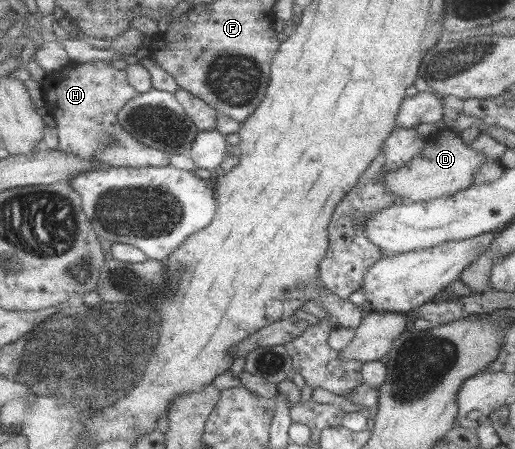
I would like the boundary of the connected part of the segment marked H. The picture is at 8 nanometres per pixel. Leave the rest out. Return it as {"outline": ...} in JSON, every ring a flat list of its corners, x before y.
{"outline":[[90,60,87,62,70,62,66,63,64,68,54,71,52,74,47,73,40,81,41,90,43,91,43,102,46,112,55,119,57,130,58,152,64,154,74,154,80,160,96,160,104,167,127,167,138,168,140,166,162,166,169,165,170,156,150,148,132,138,120,124,118,124,116,113,127,100,134,98,139,92,134,90,127,81,125,70,119,70,112,67,103,60]]}

